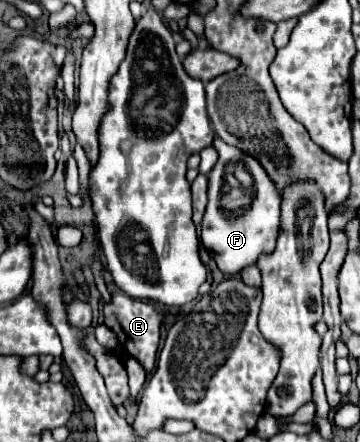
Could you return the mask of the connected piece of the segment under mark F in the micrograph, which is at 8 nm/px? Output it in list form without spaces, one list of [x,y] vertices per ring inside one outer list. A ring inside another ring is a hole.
[[[214,140],[212,146],[218,152],[218,162],[212,168],[212,172],[208,174],[208,206],[204,212],[200,238],[202,238],[202,244],[214,254],[218,268],[226,276],[236,276],[236,274],[240,274],[240,270],[244,266],[256,264],[256,260],[262,252],[270,252],[274,248],[278,224],[280,224],[280,194],[276,190],[276,184],[272,182],[272,178],[268,176],[268,172],[262,168],[262,164],[256,158],[252,158],[250,154],[244,154],[244,150],[240,150],[238,146],[228,146],[222,140]],[[236,168],[242,168],[250,174],[254,196],[252,196],[250,208],[244,214],[240,214],[236,218],[226,218],[220,208],[222,188],[224,188],[224,184],[228,184],[226,174]]]

